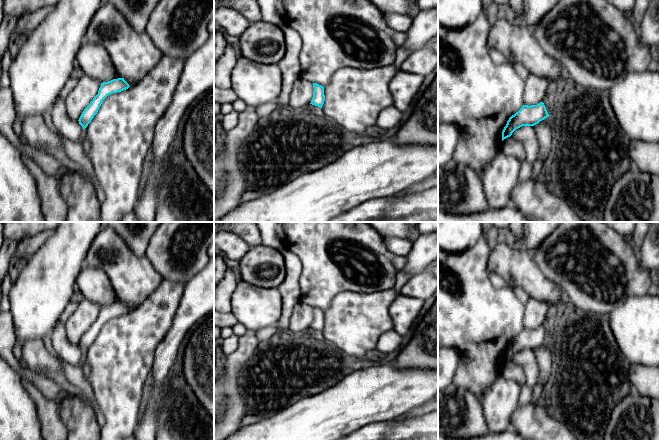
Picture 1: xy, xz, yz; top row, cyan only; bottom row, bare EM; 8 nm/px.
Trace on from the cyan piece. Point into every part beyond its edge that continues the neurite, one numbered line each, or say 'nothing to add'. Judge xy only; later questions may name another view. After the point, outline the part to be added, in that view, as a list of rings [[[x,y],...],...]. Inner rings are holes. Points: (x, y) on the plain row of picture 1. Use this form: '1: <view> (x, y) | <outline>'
nothing to add

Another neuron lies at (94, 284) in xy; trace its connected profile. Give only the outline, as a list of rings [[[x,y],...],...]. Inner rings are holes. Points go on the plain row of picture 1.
[[[83,266],[77,276],[76,286],[85,299],[101,307],[111,305],[118,299],[108,276],[98,268]]]

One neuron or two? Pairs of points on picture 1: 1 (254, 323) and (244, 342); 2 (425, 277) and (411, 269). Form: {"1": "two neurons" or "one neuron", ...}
{"1": "two neurons", "2": "two neurons"}

